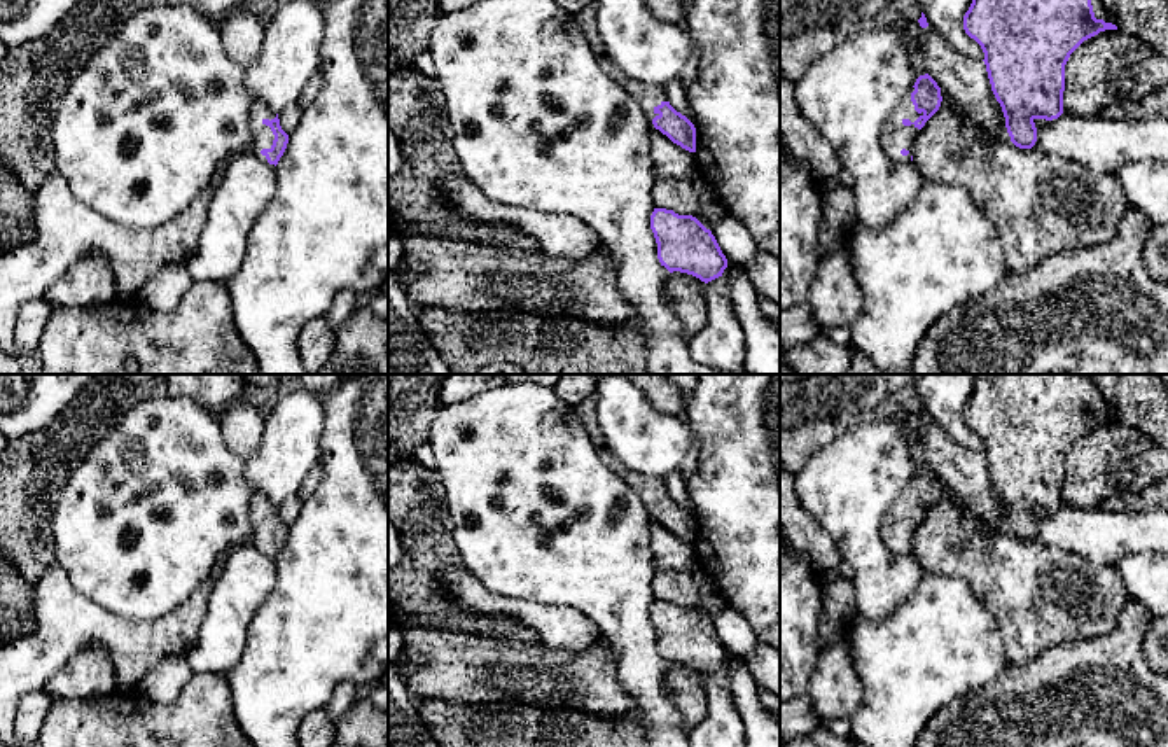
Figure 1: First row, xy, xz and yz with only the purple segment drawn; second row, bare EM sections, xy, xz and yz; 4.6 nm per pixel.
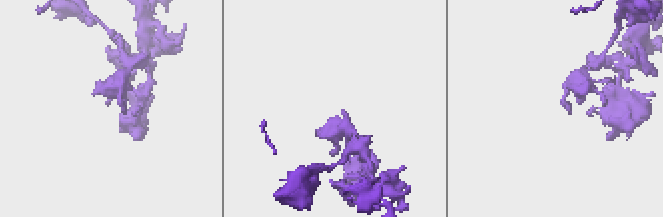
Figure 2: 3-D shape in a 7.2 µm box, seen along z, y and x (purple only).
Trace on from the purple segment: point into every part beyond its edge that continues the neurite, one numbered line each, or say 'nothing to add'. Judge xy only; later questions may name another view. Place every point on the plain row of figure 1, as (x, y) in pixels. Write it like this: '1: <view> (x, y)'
1: xy (261, 529)

